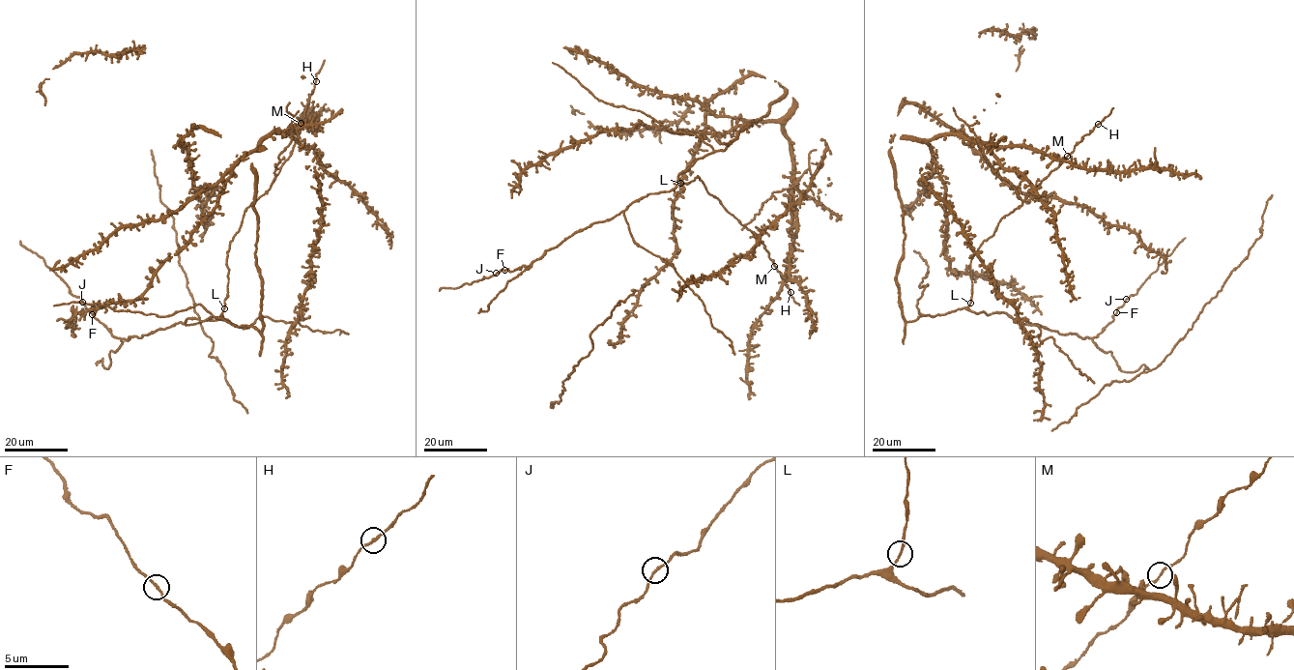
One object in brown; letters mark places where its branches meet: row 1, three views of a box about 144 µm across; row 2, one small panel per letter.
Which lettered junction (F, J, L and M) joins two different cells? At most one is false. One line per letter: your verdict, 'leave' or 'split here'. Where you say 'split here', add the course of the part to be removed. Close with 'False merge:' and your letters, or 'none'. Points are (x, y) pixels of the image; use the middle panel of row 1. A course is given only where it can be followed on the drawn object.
F: leave
J: leave
L: leave
M: leave
False merge: none

